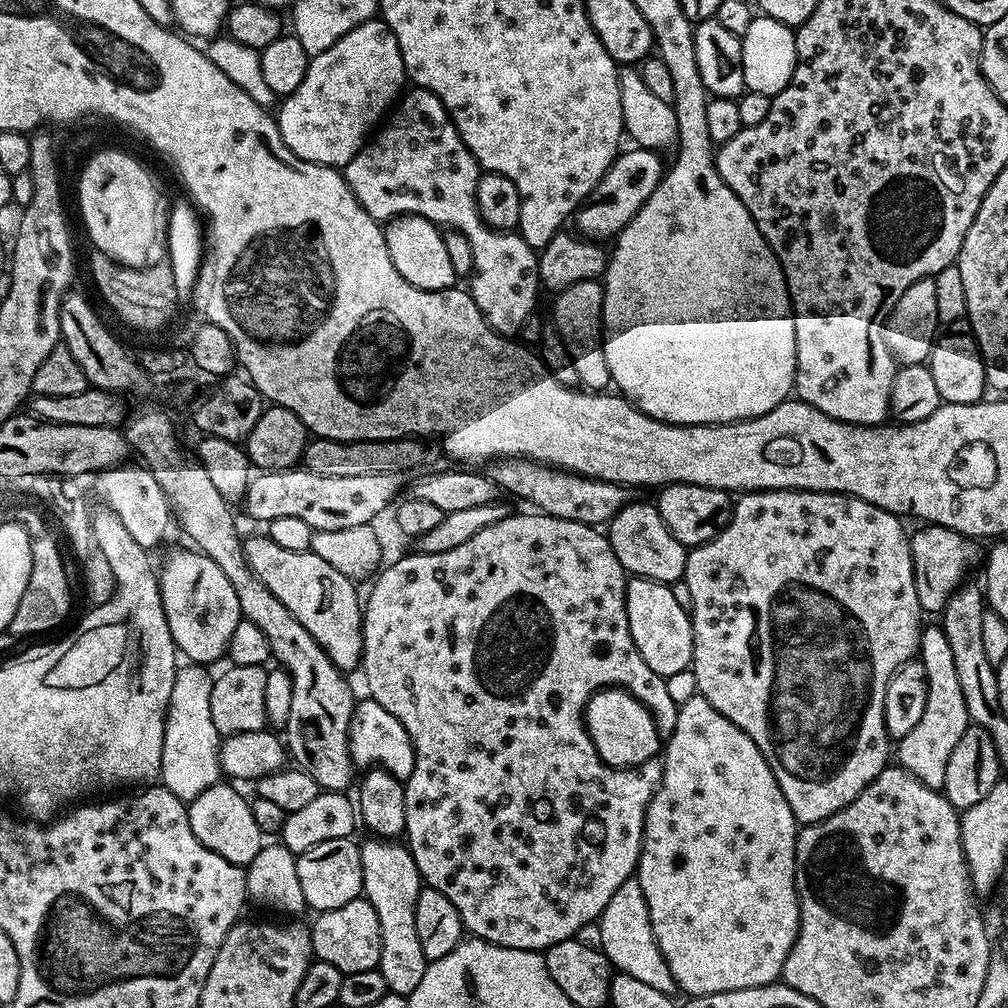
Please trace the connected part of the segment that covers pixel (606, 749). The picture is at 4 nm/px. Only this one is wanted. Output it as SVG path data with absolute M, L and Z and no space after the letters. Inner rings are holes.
M604 688L595 692L584 708L584 722L595 749L609 767L636 767L661 751L662 737L656 720L640 700L623 688Z

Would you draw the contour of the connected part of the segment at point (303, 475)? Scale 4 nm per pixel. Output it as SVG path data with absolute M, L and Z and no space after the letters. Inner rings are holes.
M297 466L294 468L284 468L280 472L270 472L267 470L261 471L260 476L253 475L248 482L248 488L244 491L242 497L242 505L253 516L256 520L261 520L261 522L267 522L273 520L274 518L283 518L283 517L293 517L304 520L309 526L312 527L313 532L318 531L332 531L332 530L347 530L350 527L362 526L363 524L371 524L376 520L375 516L380 516L384 511L391 509L393 507L394 501L401 495L400 491L405 491L406 480L404 484L404 475L405 473L400 470L389 470L387 472L371 472L370 474L345 474L345 475L327 475L327 474L314 474L309 470L309 468L303 466Z

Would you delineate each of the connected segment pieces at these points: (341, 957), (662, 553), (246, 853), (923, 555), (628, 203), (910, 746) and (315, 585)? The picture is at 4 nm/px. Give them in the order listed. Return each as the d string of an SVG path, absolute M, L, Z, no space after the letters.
M366 899L346 902L346 906L338 906L338 910L319 913L316 921L310 924L312 937L312 955L322 962L330 962L330 966L338 966L344 974L358 974L358 970L379 968L382 954L382 926L378 926L378 914L374 914L374 906Z
M625 503L607 525L606 535L625 573L645 580L657 580L659 584L669 586L675 585L675 580L676 583L683 581L689 549L680 544L674 534L670 534L655 503Z
M218 782L198 798L194 798L188 804L188 817L190 818L190 830L194 830L194 838L202 842L214 854L222 854L226 862L234 862L246 866L260 853L260 849L266 843L265 833L261 832L258 822L254 822L254 814L249 797L244 797L236 787L228 782Z
M928 524L920 526L915 533L911 533L908 545L914 566L914 588L918 590L918 602L921 613L943 613L946 602L969 579L968 571L979 565L982 560L982 548L975 539L963 536L961 532L950 530L941 524Z
M639 146L629 147L617 155L616 161L609 166L608 172L600 179L598 186L591 192L587 201L580 205L574 213L575 231L581 237L593 242L611 241L620 235L626 225L638 214L650 194L659 187L660 179L664 177L666 164L660 161L661 153L650 148Z
M939 623L932 624L929 628L927 625L921 631L918 659L926 666L928 675L926 710L918 726L914 726L914 730L910 730L910 734L898 742L898 764L926 786L940 790L943 789L946 778L946 762L950 762L950 754L954 751L954 746L958 746L962 734L966 734L970 721L966 698L962 698L962 685L958 682L958 669L954 667L954 653L950 651L950 642L946 642L946 634Z
M266 534L252 536L243 541L244 554L250 570L256 577L306 626L306 630L322 646L322 650L345 674L359 669L364 655L362 627L362 596L356 593L354 580L339 573L325 559L312 551L286 550L276 545Z

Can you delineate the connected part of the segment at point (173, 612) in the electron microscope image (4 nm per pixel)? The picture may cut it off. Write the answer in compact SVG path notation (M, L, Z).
M180 548L177 552L172 552L164 560L164 568L159 569L158 575L160 578L160 597L162 598L162 606L164 607L164 613L166 614L166 622L170 626L170 634L172 635L172 641L175 642L179 655L183 657L185 661L193 664L199 664L201 666L212 666L219 656L223 657L228 650L228 643L230 642L230 634L234 634L234 626L238 626L238 622L242 619L240 615L240 607L238 606L238 594L234 594L234 586L230 586L230 582L226 579L226 574L222 574L222 569L216 565L211 558L204 555L199 550L191 550L187 552L186 549Z

